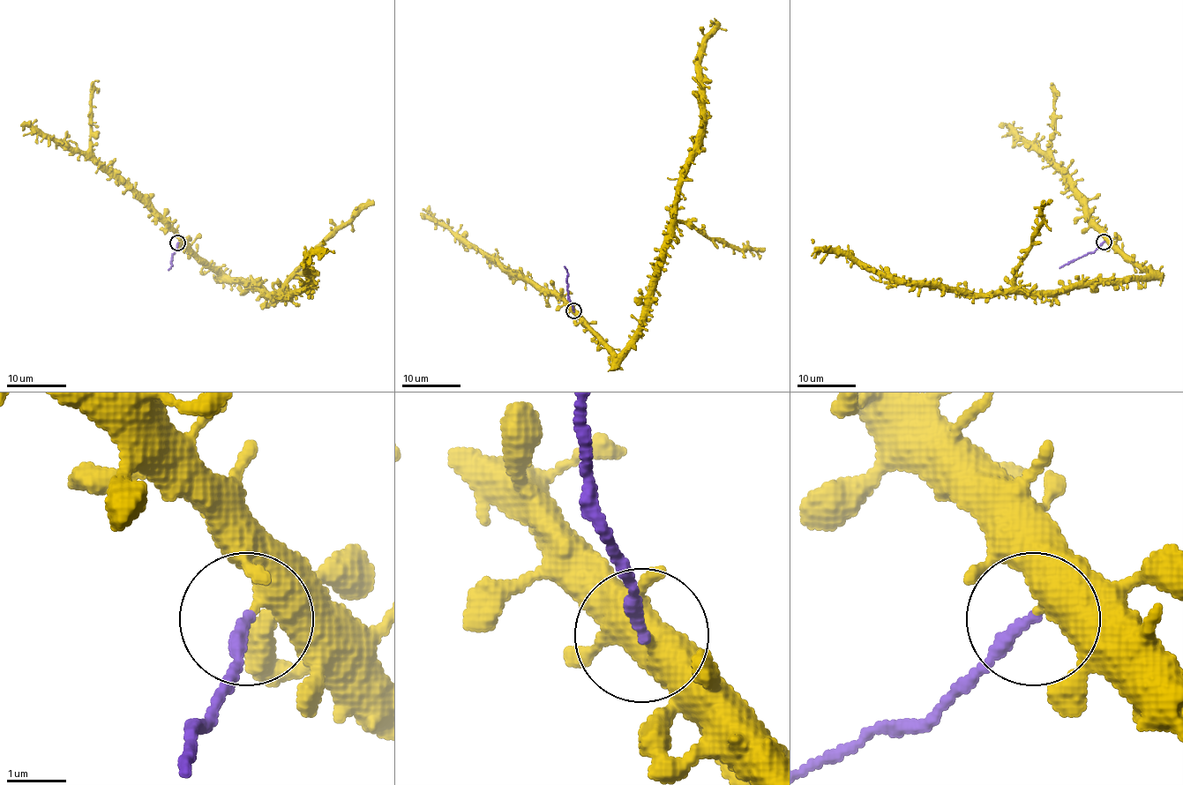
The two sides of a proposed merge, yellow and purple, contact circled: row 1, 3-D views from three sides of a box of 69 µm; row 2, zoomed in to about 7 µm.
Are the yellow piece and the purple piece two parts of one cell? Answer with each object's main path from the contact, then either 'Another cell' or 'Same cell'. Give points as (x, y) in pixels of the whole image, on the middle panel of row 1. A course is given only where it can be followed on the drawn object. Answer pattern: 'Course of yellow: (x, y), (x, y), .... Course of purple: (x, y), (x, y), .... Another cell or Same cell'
Course of yellow: (574, 310), (617, 355), (639, 326), (665, 242), (680, 171), (700, 123), (700, 53), (715, 19). Course of purple: (573, 310), (573, 304), (569, 300), (567, 270), (565, 266). Another cell

